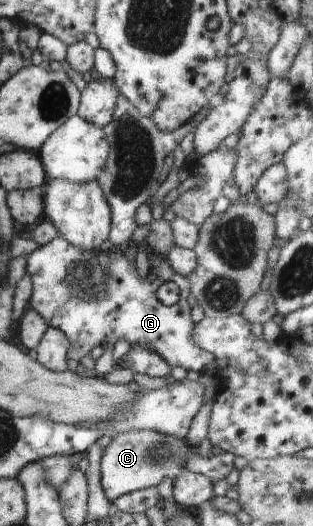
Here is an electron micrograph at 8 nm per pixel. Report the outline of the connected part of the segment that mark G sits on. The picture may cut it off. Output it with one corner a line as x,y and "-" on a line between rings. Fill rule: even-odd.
60,235
54,237
46,245
41,245
26,257
26,273
30,275
32,283
32,295
30,307
42,316
49,327
58,328
71,341
66,355
68,359
80,361
94,349
101,346
105,349
113,349
120,339
125,339
130,347
140,344
156,351
158,357
162,357
171,368
184,367
184,369
198,371
206,369
215,360
212,353
200,349
192,341
193,322
190,318
191,308
188,306
188,294
191,293
191,283
188,276
176,273
165,255
157,253
149,255
151,267
157,272
154,281
146,281
136,271
136,265
126,258
116,248
104,247
101,250
82,251
74,245
70,245
-
174,282
180,289
179,301
171,306
163,305
156,296
156,291
162,283

